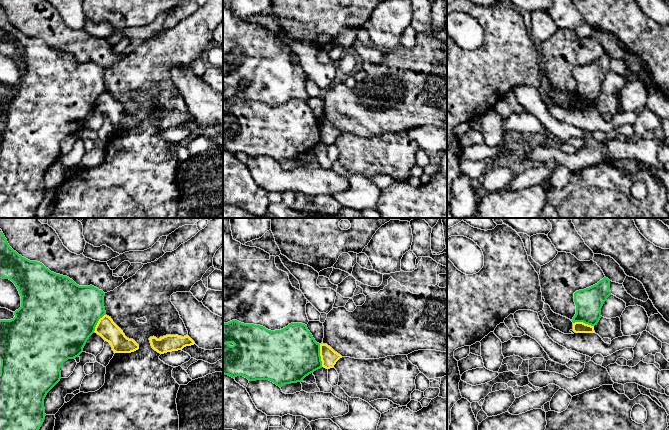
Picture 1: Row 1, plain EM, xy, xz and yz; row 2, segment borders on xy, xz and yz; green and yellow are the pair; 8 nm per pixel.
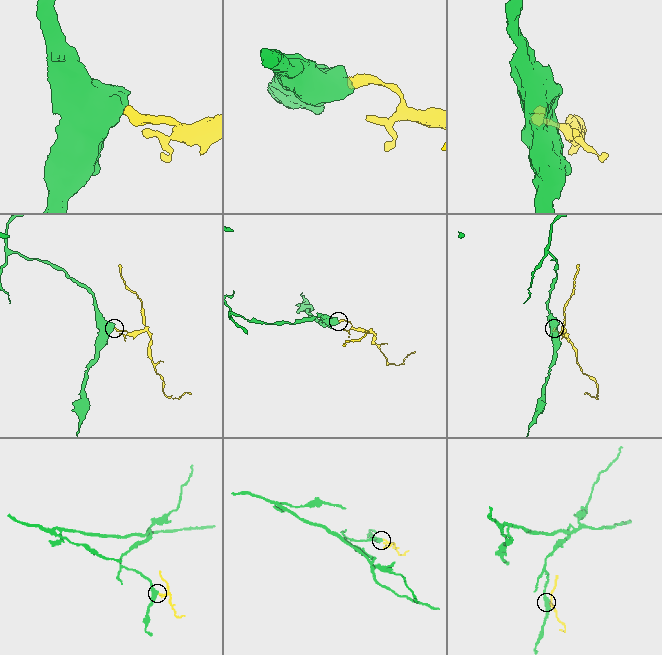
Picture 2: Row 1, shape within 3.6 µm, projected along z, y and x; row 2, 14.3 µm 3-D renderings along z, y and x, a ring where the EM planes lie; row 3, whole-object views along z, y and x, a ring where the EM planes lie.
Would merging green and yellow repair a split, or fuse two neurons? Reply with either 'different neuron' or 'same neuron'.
different neuron

